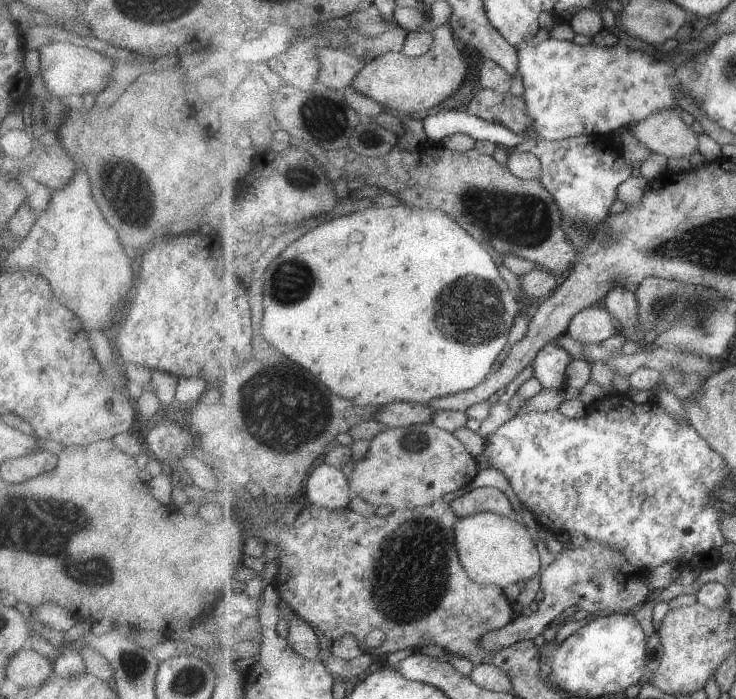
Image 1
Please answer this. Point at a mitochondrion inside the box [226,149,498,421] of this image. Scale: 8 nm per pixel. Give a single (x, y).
(291, 280)

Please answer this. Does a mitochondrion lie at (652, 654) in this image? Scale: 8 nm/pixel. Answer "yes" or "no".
no

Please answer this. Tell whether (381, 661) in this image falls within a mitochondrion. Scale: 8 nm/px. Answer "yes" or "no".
no

